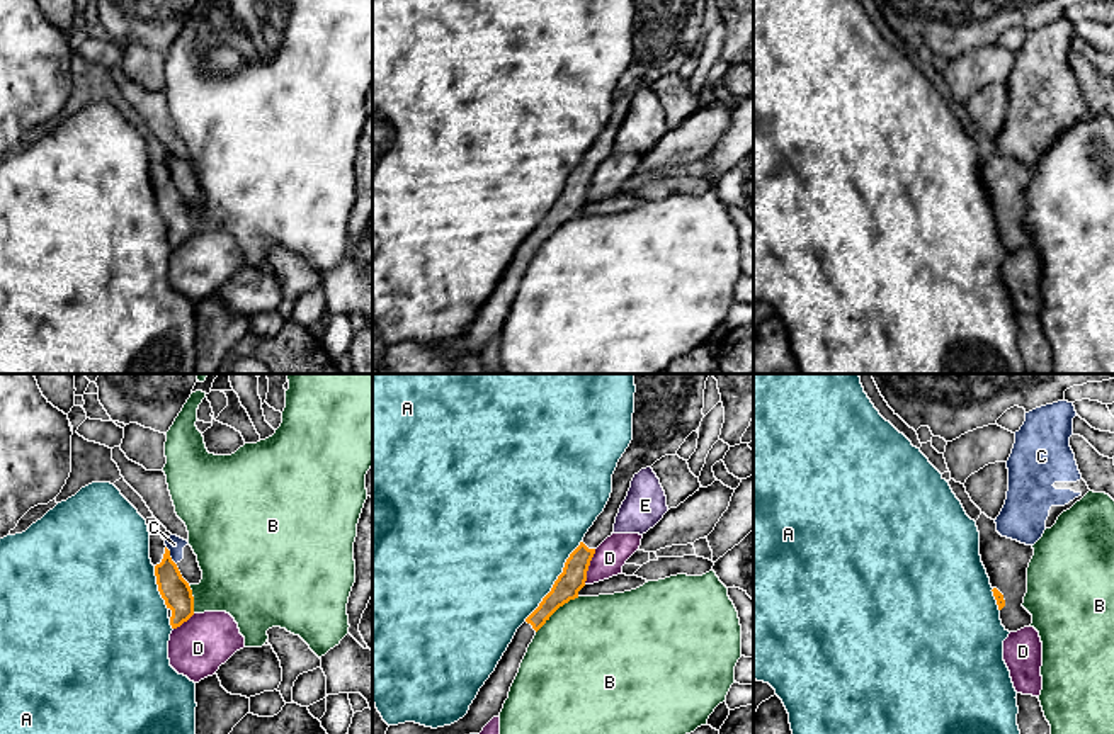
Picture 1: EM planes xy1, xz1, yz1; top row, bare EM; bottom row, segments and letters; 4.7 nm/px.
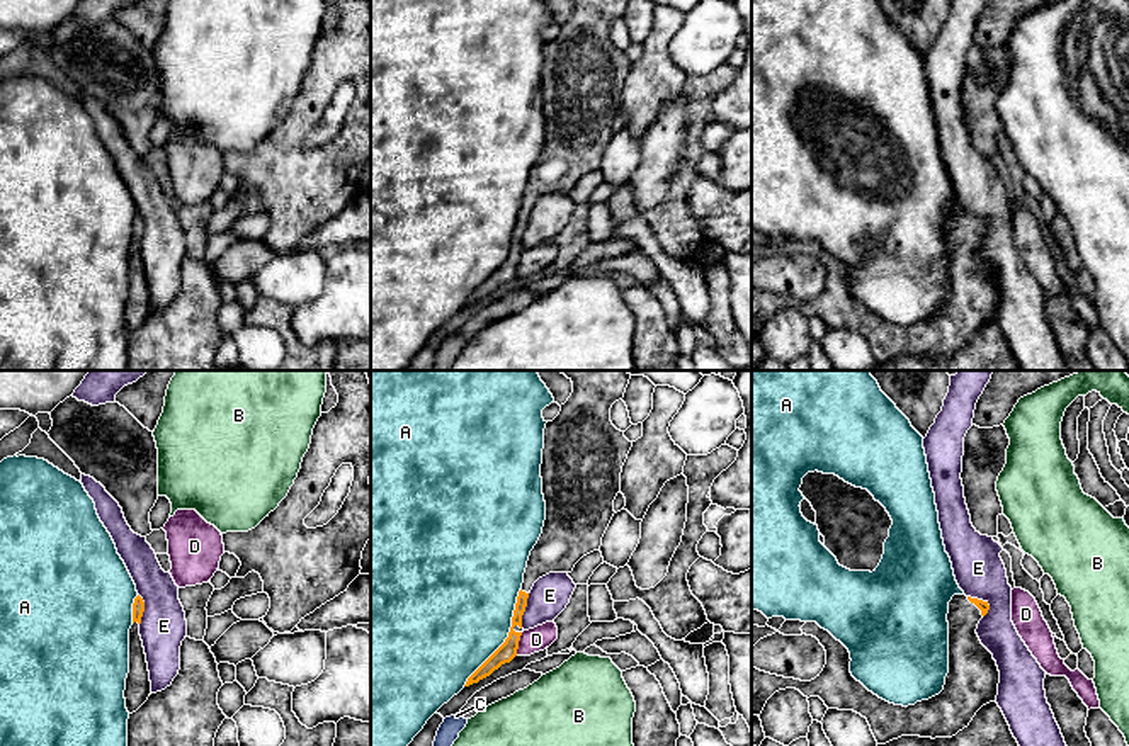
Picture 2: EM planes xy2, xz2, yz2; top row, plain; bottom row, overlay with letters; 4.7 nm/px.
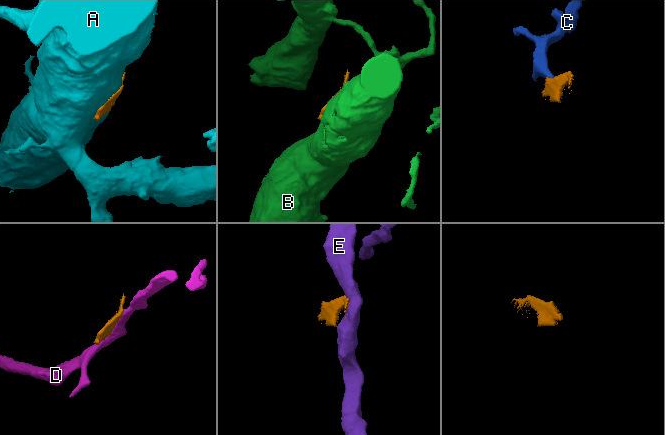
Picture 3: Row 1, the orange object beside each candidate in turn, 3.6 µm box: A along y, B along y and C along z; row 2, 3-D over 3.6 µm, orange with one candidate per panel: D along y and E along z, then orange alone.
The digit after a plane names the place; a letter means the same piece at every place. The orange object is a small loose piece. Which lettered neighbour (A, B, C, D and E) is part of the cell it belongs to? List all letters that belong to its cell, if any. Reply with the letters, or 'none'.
none

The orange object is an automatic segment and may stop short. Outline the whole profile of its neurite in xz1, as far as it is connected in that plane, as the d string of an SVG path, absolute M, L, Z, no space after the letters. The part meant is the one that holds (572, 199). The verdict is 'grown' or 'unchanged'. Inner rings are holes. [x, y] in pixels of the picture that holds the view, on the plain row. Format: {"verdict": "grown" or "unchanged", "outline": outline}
{"verdict": "grown", "outline": "M634 0L634 5L633 59L612 93L612 112L604 131L566 178L551 211L517 248L468 333L437 348L415 342L389 345L384 370L389 374L451 374L458 359L480 353L493 336L500 336L536 251L560 226L578 217L578 211L585 206L595 168L612 155L633 97L662 76L675 75L685 58L701 46L706 0Z"}

